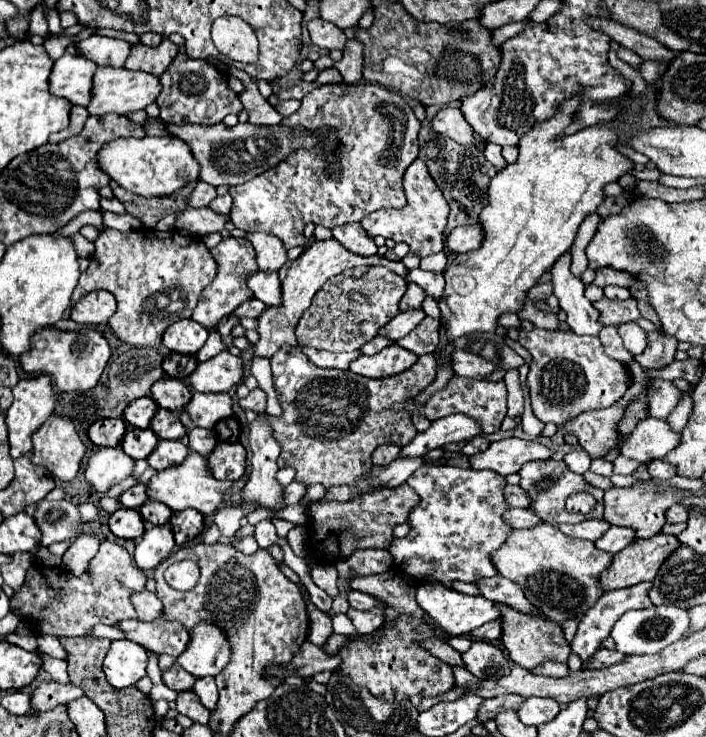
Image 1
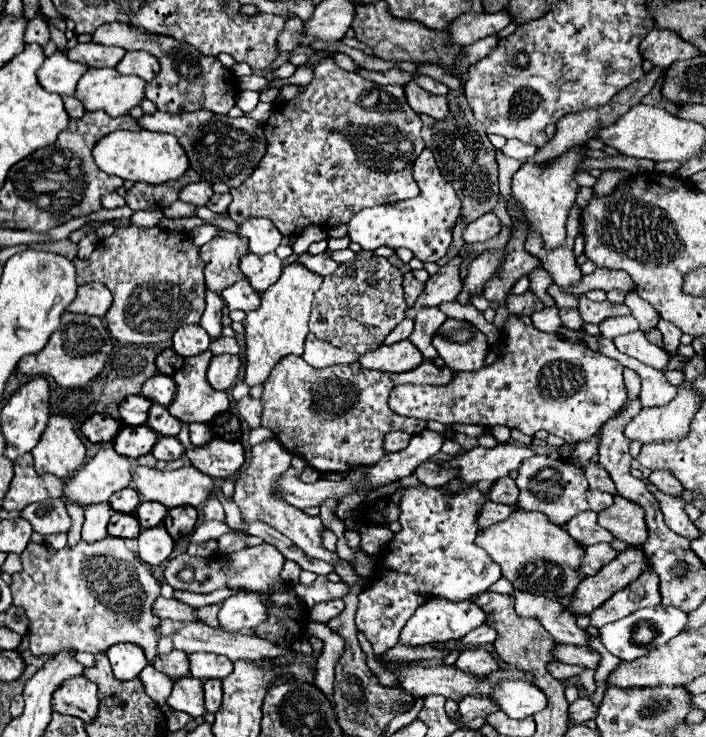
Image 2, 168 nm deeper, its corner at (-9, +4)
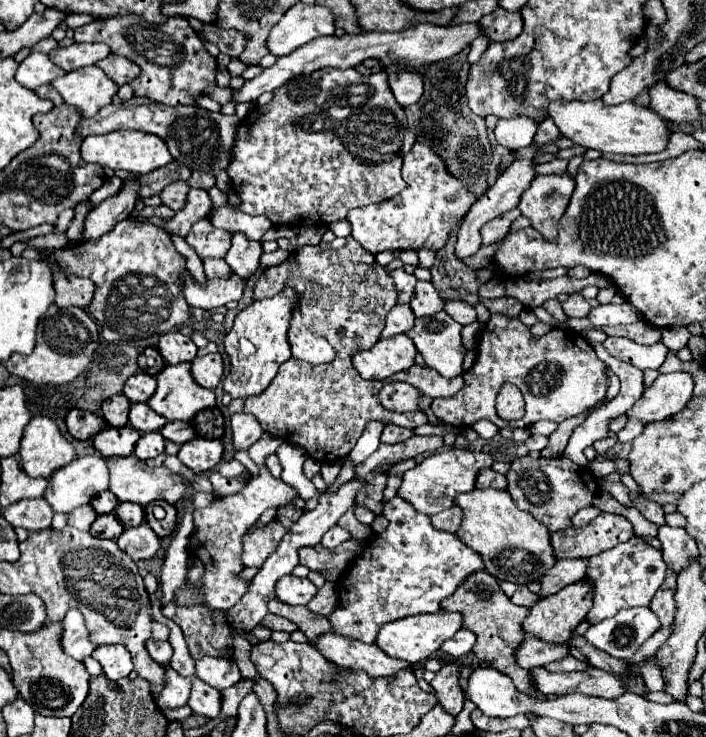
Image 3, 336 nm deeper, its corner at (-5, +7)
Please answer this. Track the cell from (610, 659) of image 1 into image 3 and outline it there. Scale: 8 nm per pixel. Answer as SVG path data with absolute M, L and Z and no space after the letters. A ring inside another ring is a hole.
M525 636L525 640L517 646L517 664L525 670L535 666L545 666L549 662L561 660L569 654L567 644L549 644L543 640L537 640L533 636Z

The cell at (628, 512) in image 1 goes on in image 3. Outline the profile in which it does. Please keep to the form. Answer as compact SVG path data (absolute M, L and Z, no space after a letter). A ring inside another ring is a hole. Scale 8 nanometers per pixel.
M599 514L591 524L581 528L565 528L551 534L553 554L557 560L563 558L591 558L605 552L633 536L629 520L617 514Z

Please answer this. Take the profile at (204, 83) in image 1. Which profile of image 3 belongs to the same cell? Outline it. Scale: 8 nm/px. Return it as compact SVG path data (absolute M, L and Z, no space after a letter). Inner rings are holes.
M113 16L75 28L73 32L75 42L105 42L113 54L125 56L139 64L141 74L129 84L135 96L143 96L167 106L195 104L195 98L203 96L205 88L215 84L217 62L203 48L189 22L181 16L173 16L165 24L149 24L139 16Z

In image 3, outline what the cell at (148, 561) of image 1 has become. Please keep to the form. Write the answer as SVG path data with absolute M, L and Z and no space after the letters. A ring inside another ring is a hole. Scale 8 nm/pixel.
M139 524L137 528L123 530L123 534L115 538L115 542L135 562L149 560L159 550L159 538L147 524Z

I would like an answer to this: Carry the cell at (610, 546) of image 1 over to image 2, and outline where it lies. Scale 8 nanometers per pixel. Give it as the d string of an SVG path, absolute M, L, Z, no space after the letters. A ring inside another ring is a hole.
M597 543L597 545L587 547L585 559L581 563L581 573L595 575L603 565L607 565L609 561L613 561L615 555L617 555L617 551L613 549L611 543Z

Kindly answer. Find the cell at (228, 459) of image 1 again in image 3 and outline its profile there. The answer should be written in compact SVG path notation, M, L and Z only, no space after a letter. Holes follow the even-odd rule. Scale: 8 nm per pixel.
M197 436L181 446L177 458L195 474L201 474L213 470L221 462L221 454L223 454L221 440L203 440Z

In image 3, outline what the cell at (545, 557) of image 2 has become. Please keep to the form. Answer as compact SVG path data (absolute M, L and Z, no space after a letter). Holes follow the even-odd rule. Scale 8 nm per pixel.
M475 488L473 492L455 496L453 502L463 510L461 528L455 532L457 538L483 558L485 570L497 580L509 580L519 586L531 582L533 576L537 582L555 564L549 530L539 524L529 512L519 510L507 490Z

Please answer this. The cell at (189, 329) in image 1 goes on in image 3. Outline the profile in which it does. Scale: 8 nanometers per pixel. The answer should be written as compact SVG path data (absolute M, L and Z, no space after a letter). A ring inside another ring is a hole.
M169 332L159 338L157 344L159 354L163 356L165 364L181 364L191 362L197 354L197 346L191 342L189 336L183 336L179 332Z

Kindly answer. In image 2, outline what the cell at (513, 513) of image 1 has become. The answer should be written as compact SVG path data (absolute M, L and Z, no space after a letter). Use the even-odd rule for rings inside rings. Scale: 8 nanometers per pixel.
M485 503L485 507L481 509L479 513L479 523L481 523L481 529L483 527L489 527L493 523L499 523L499 521L505 521L511 513L515 513L519 507L517 505L501 505L501 503Z

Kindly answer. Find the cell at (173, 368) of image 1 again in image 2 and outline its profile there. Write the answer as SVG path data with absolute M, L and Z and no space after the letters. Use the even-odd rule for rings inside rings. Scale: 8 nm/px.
M165 349L165 351L161 351L159 353L159 357L157 357L157 369L163 373L163 375L175 375L177 371L179 371L179 367L181 367L181 363L183 363L185 359L181 357L181 355L177 355L173 349Z

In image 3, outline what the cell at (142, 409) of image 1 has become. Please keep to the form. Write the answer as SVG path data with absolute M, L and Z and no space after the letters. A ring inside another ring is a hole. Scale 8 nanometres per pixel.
M121 394L111 396L109 400L105 400L105 402L101 404L105 422L107 422L109 426L113 426L113 428L125 426L127 420L129 420L129 418L127 418L127 416L129 416L129 406L131 406L131 402L129 402L125 396L121 396Z

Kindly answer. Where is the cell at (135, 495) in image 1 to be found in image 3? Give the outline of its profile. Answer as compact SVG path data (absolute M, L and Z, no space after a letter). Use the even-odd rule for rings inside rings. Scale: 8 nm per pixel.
M105 490L105 492L99 492L99 494L89 502L89 506L91 506L97 514L111 514L113 508L117 506L117 498L115 498L109 490Z

